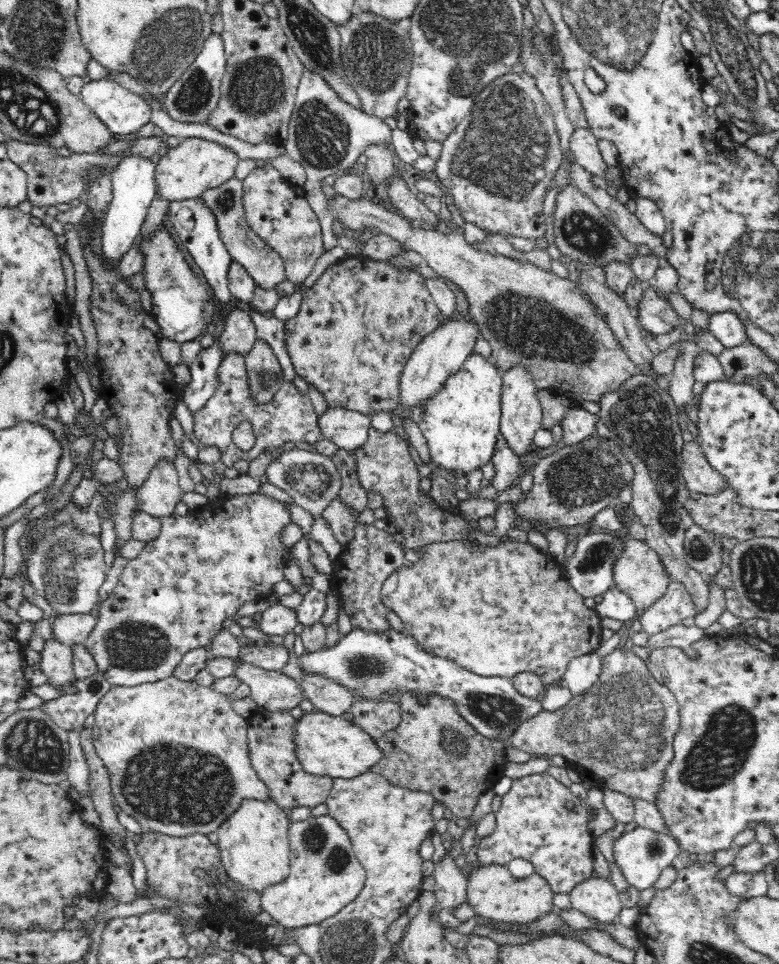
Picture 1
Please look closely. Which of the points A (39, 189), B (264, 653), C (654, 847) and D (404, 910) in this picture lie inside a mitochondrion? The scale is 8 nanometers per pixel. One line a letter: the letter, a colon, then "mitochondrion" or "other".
A: other
B: other
C: mitochondrion
D: other

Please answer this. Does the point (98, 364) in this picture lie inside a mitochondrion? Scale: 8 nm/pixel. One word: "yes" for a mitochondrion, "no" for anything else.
no

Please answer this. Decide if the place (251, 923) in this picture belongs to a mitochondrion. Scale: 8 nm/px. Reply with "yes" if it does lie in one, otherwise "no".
no

